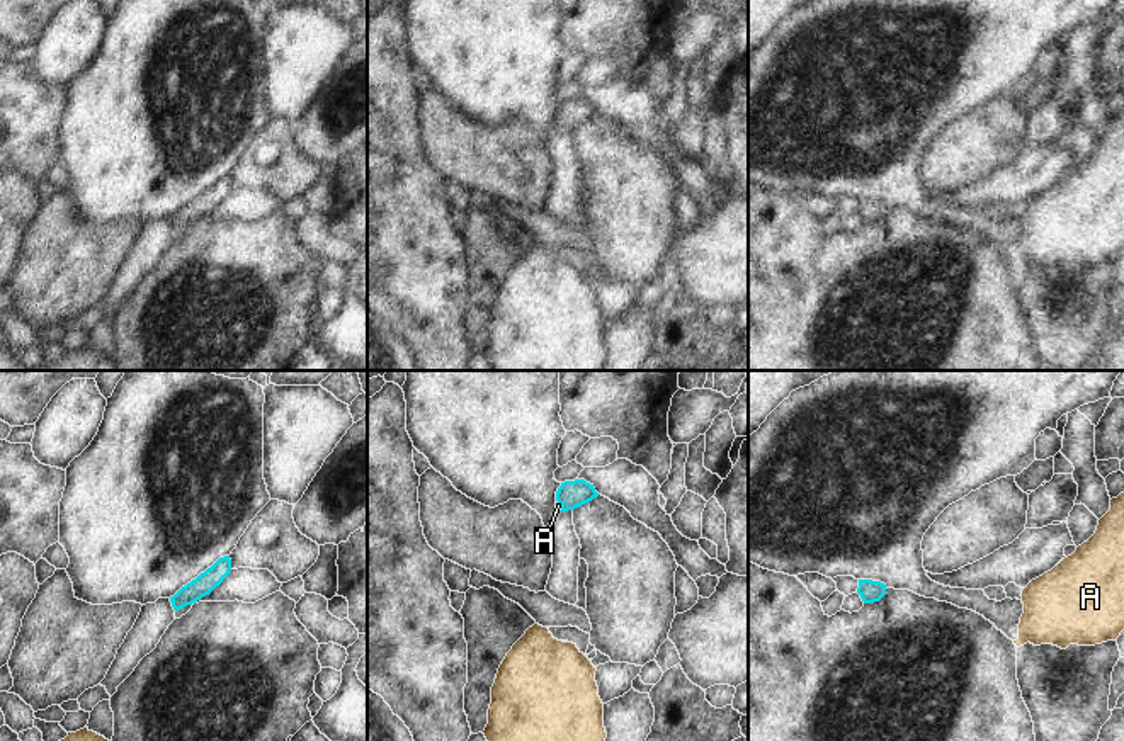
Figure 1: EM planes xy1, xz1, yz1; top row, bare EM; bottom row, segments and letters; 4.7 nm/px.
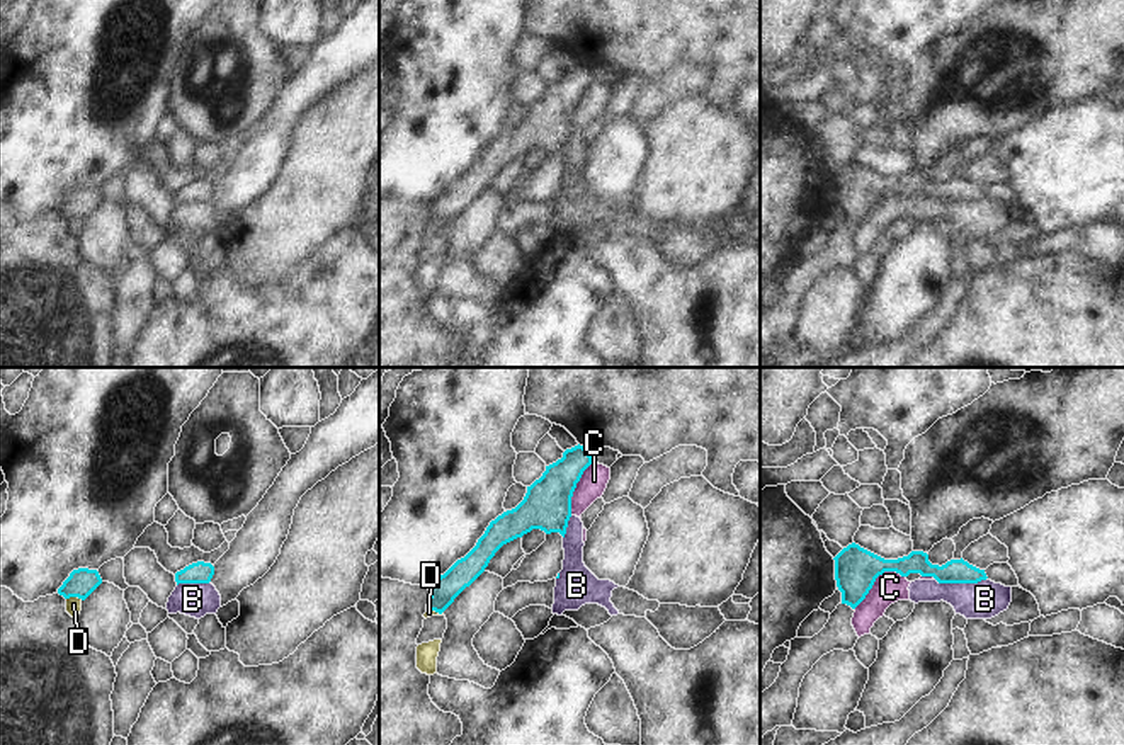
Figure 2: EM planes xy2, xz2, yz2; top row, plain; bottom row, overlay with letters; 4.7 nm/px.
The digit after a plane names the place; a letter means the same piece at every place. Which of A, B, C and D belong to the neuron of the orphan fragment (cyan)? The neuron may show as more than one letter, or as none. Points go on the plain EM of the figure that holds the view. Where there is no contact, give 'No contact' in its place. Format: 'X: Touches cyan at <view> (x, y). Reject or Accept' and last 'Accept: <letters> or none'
A: Touches cyan at xz1 (560, 123). Accept
B: Touches cyan at yz2 (961, 201). Reject
C: Touches cyan at yz2 (874, 199). Reject
D: Touches cyan at xy2 (75, 215). Reject
Accept: A

